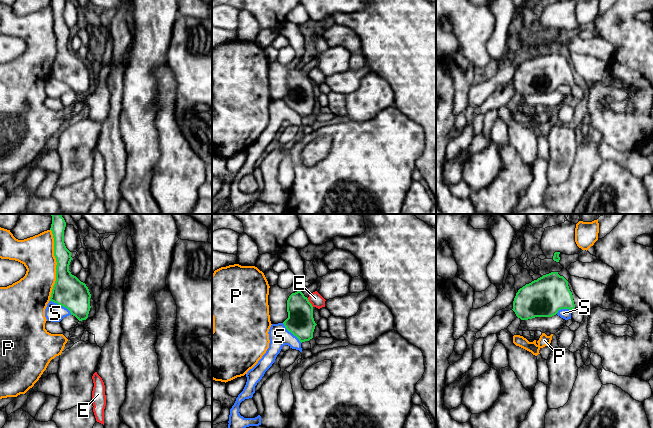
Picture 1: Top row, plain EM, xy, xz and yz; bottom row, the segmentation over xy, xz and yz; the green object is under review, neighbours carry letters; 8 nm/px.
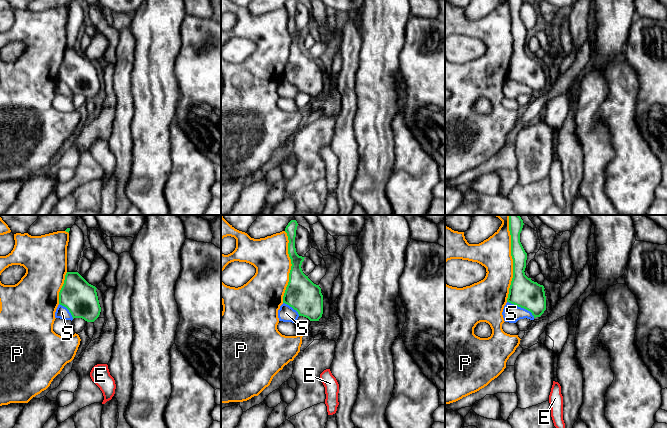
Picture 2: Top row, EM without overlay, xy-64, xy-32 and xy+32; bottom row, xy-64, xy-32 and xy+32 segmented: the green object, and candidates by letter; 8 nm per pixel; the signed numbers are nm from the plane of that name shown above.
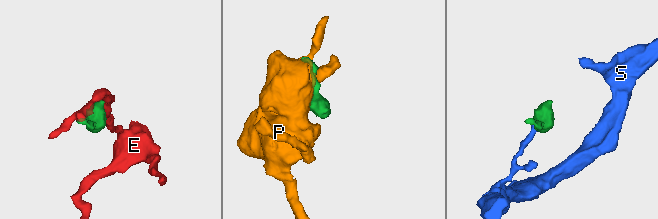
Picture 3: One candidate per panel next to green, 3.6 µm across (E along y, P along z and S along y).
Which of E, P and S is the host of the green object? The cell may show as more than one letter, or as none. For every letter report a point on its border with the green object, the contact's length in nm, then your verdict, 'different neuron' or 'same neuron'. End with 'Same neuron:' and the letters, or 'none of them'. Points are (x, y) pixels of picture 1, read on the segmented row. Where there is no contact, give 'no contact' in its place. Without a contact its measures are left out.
E: xz (309, 302) | 90 nm | different neuron
P: xy (56, 265) | 600 nm | different neuron
S: xy (61, 305) | 200 nm | different neuron
Same neuron: none of them

